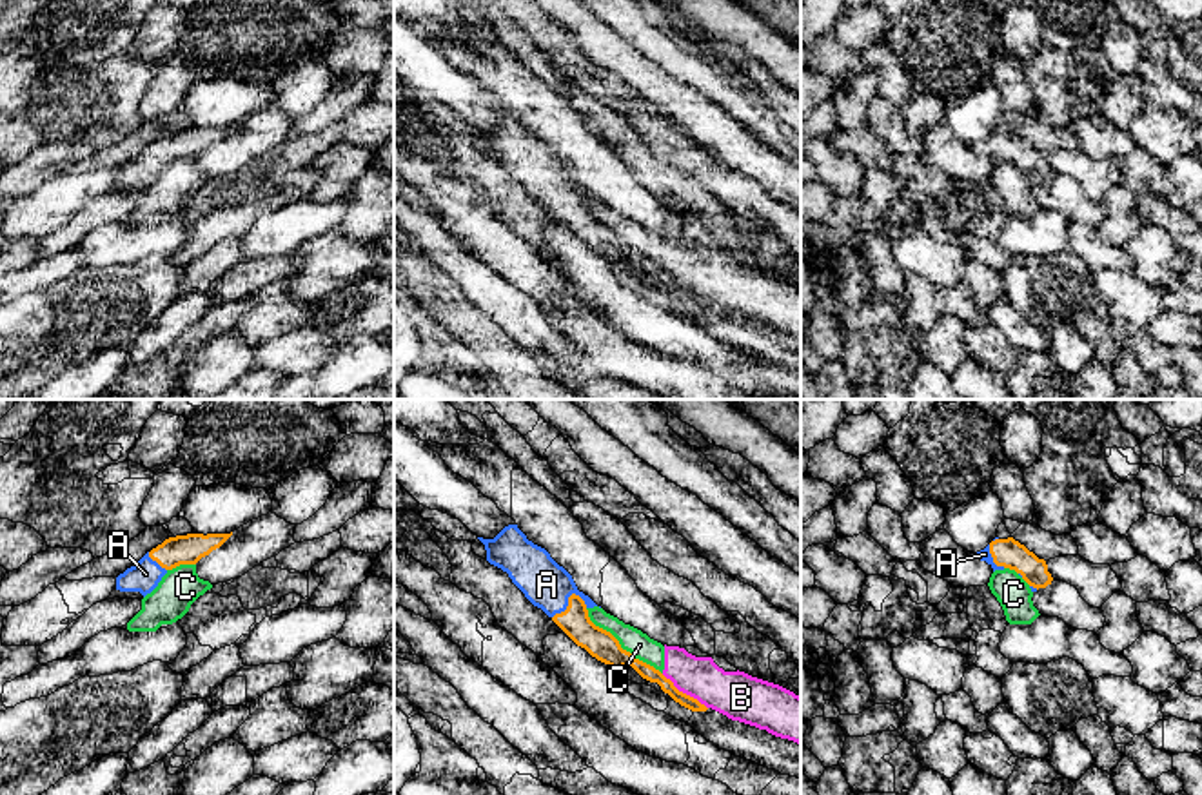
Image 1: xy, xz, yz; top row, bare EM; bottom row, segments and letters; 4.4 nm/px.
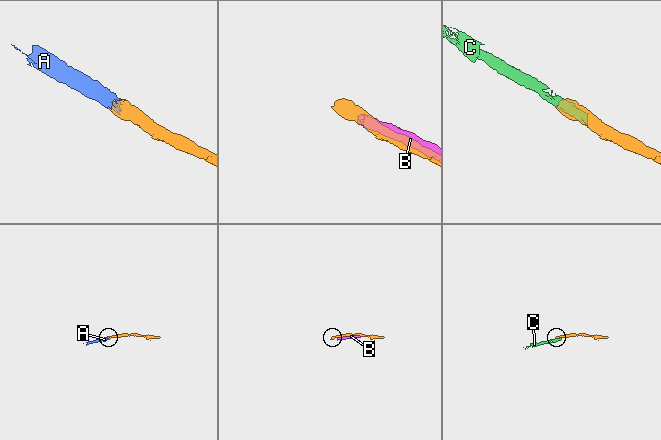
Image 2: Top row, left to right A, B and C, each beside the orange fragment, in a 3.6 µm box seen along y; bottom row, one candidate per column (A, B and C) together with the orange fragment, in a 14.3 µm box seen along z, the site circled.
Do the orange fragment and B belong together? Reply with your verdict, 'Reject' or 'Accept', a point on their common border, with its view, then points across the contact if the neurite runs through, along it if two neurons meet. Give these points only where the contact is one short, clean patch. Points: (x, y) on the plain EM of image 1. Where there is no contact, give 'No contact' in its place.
Reject. Touches orange at xz (685, 287)

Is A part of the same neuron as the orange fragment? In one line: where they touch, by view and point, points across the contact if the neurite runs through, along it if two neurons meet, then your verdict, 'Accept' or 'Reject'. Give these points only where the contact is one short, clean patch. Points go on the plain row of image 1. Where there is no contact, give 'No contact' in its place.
Touches orange at xz (569, 195). Path across: xz (574, 215), (569, 206), (569, 195), (547, 178). Accept

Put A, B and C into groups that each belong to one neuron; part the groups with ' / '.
A / B C

